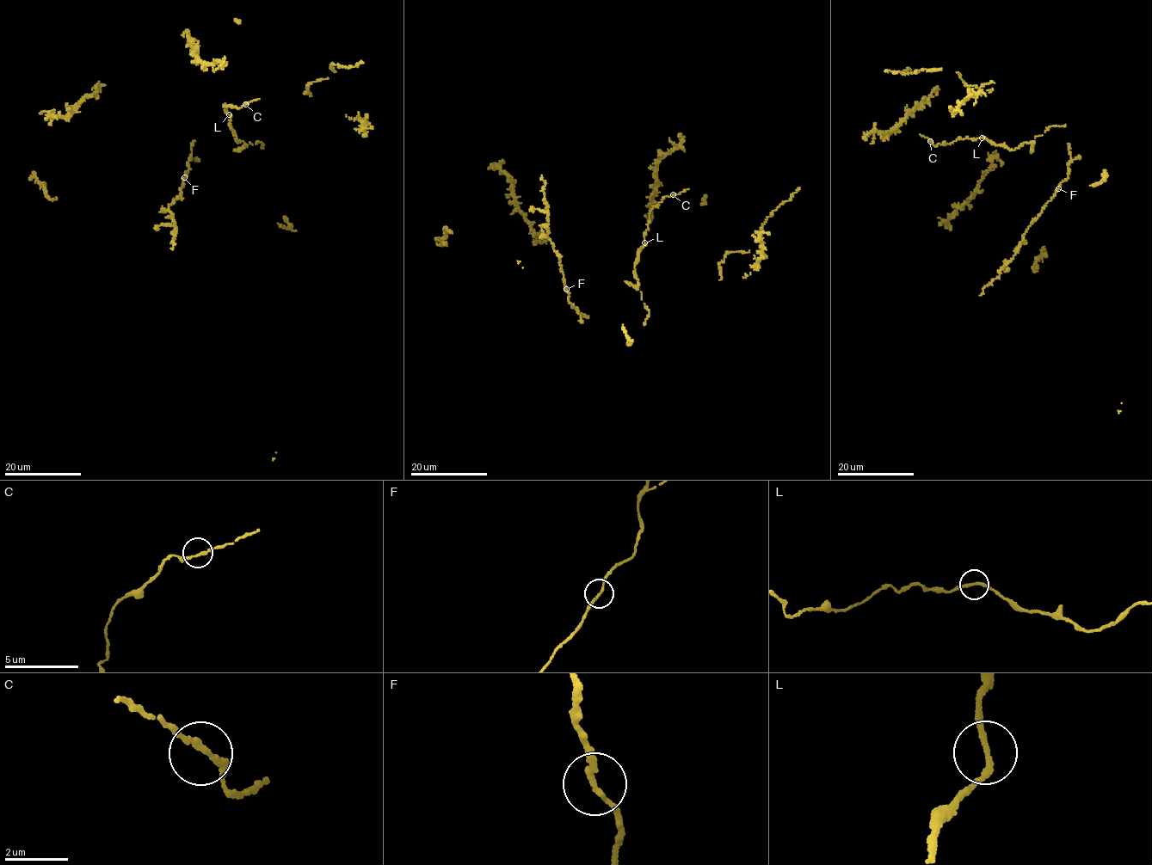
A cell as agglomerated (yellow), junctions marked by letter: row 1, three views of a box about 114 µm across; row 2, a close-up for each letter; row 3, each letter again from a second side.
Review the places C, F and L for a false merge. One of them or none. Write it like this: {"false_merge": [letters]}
{"false_merge": []}

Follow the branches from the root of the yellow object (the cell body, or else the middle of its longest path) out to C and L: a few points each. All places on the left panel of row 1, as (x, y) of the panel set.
C: (237, 142), (231, 125), (230, 115), (223, 105), (238, 107), (245, 104)
L: (237, 142), (231, 125), (229, 114)

